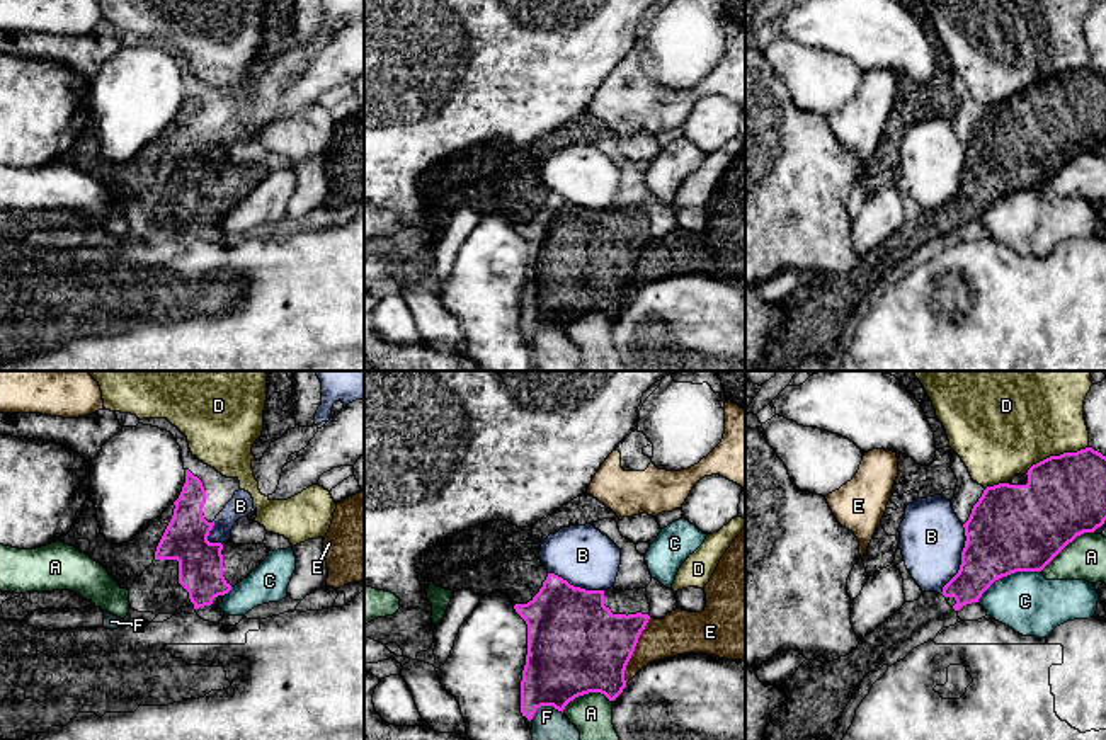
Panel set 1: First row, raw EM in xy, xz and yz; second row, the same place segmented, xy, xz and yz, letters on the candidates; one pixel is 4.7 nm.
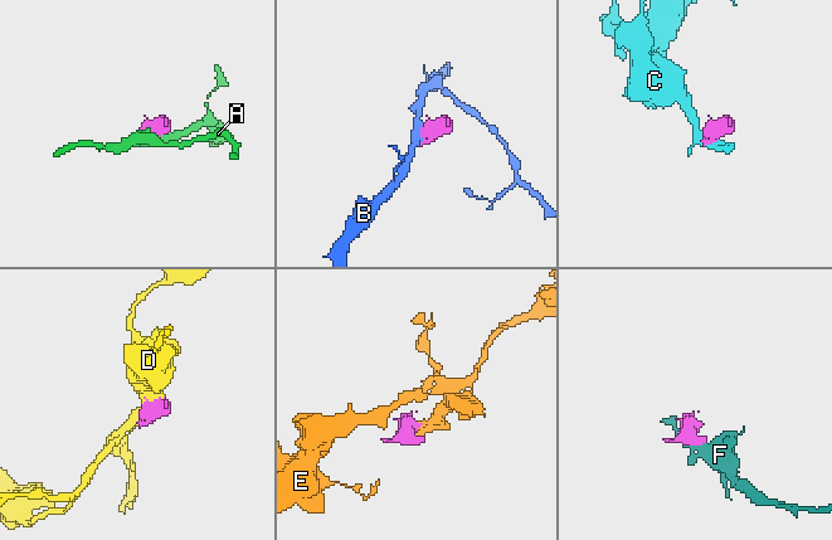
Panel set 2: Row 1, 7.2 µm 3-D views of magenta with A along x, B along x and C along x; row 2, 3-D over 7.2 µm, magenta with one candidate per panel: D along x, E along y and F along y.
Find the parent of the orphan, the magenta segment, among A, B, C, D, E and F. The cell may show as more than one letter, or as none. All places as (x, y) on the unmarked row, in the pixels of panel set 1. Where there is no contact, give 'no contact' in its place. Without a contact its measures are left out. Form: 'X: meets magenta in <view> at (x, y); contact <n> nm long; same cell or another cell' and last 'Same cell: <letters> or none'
A: meets magenta in xz at (586, 312); contact 240 nm long; another cell
B: meets magenta in yz at (962, 177); contact 340 nm long; another cell
C: meets magenta in yz at (1008, 193); contact 340 nm long; another cell
D: meets magenta in yz at (1055, 75); contact 340 nm long; another cell
E: meets magenta in xz at (633, 269); contact 340 nm long; another cell
F: meets magenta in xz at (545, 324); contact 160 nm long; another cell
Same cell: none

